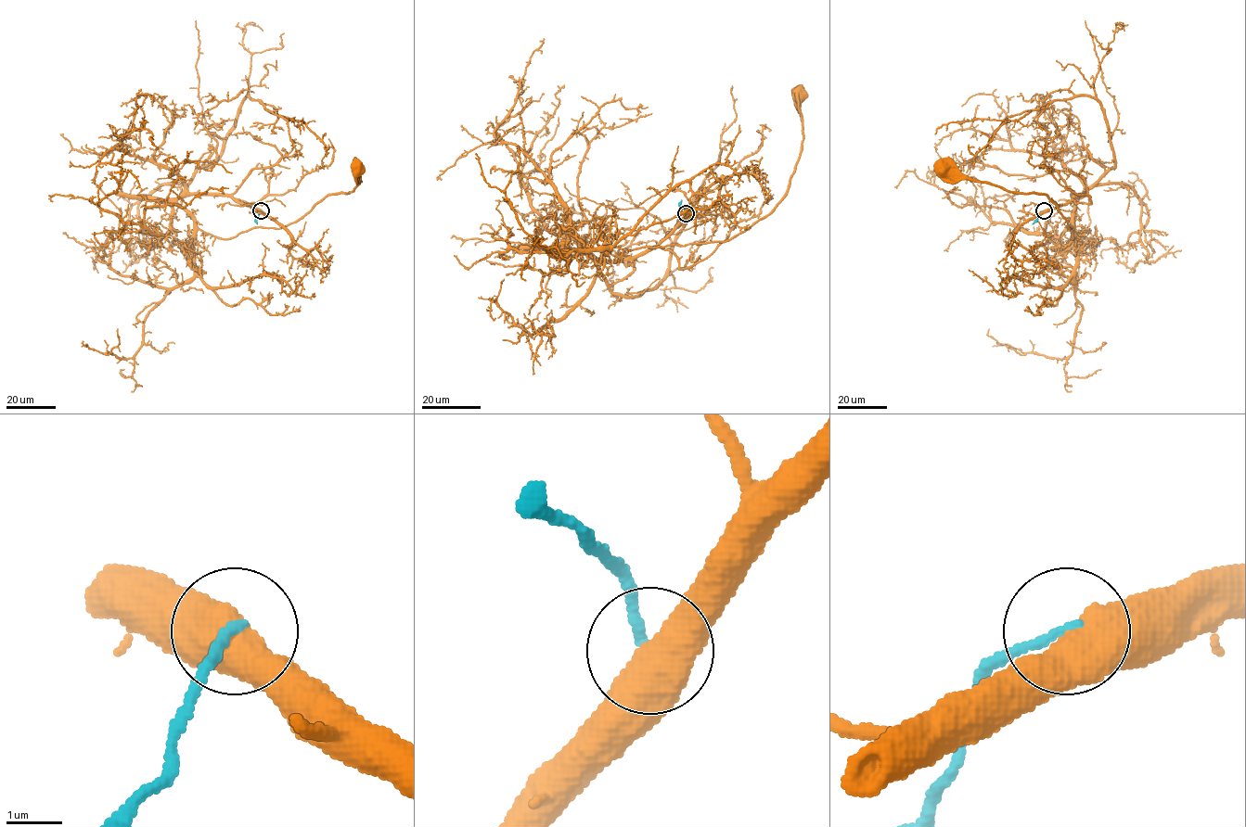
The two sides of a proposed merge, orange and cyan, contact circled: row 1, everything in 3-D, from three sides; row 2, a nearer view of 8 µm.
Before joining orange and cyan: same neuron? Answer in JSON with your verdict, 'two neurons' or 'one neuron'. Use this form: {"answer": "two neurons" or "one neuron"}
{"answer": "two neurons"}

